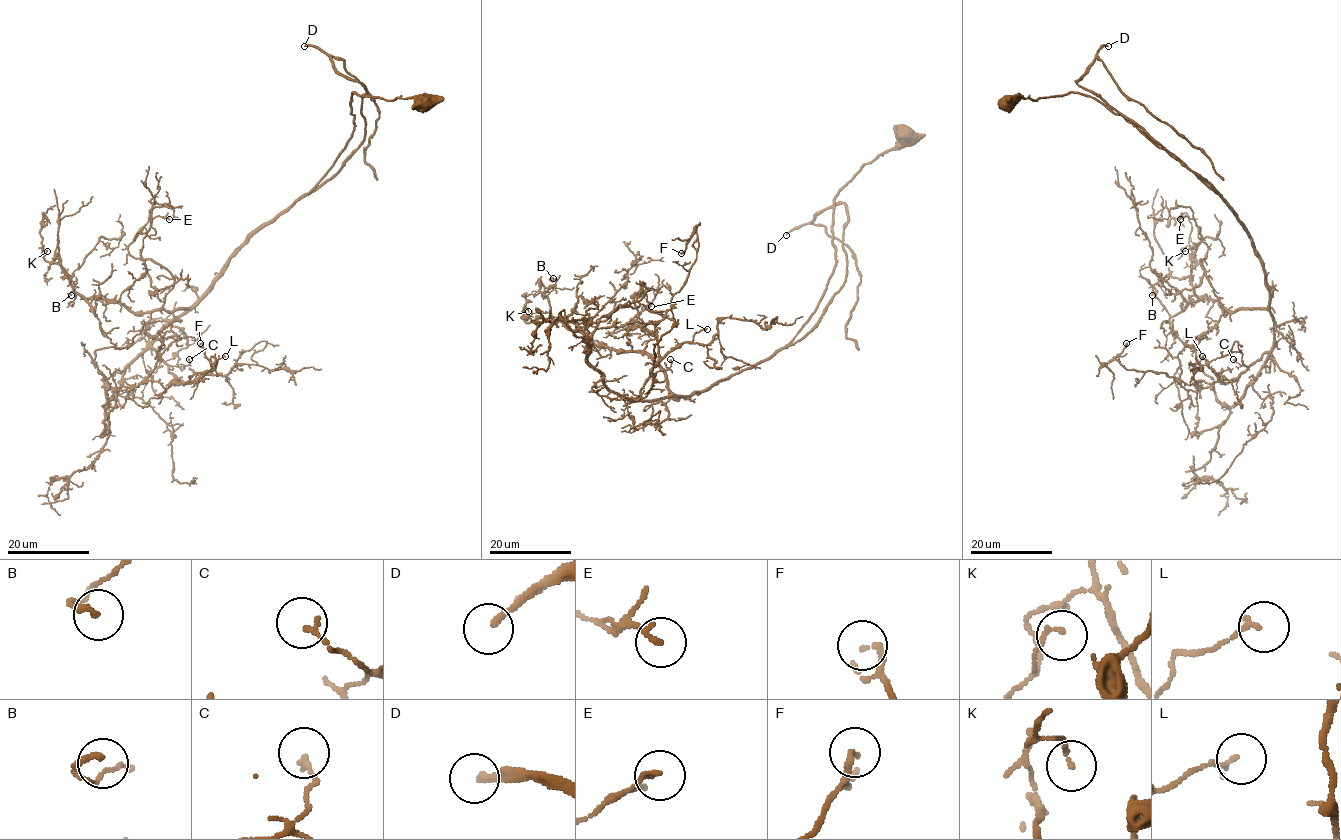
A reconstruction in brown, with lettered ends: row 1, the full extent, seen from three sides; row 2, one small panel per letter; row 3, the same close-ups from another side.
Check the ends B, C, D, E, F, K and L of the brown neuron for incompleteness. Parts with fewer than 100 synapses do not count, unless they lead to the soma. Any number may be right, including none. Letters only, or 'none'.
D

